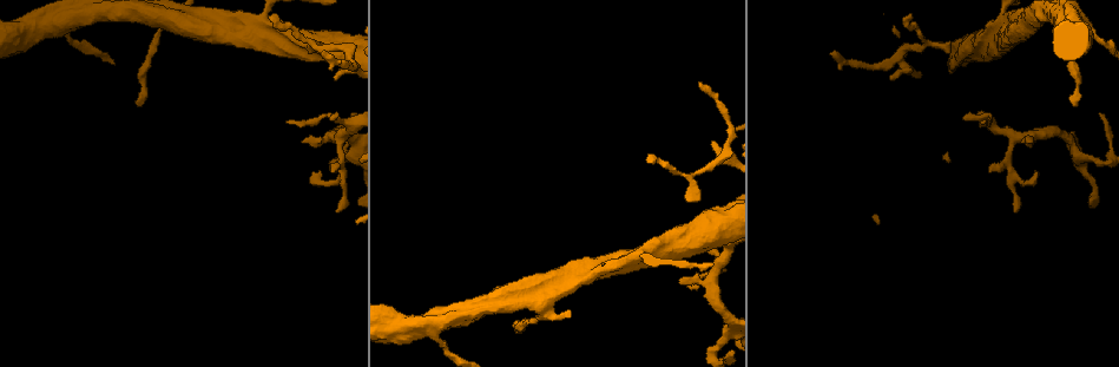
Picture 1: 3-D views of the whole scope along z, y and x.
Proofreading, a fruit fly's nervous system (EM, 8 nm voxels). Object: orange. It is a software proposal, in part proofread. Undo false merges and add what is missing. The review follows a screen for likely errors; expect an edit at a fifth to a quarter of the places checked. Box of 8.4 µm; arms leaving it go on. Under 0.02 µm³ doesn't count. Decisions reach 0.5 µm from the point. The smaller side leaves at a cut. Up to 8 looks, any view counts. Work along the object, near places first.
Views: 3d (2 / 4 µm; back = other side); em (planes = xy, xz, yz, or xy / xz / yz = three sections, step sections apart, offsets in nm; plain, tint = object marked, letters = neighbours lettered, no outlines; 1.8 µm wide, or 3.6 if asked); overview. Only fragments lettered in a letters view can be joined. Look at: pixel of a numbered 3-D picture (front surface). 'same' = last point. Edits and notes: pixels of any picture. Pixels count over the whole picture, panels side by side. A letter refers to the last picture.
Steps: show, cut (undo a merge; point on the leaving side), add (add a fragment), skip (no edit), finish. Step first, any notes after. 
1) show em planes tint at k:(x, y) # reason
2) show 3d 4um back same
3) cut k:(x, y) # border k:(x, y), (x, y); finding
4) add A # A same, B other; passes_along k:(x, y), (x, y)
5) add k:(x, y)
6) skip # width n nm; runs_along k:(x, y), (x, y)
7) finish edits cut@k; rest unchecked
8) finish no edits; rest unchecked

show 3d 4um at 1:(715, 350) # thin neck

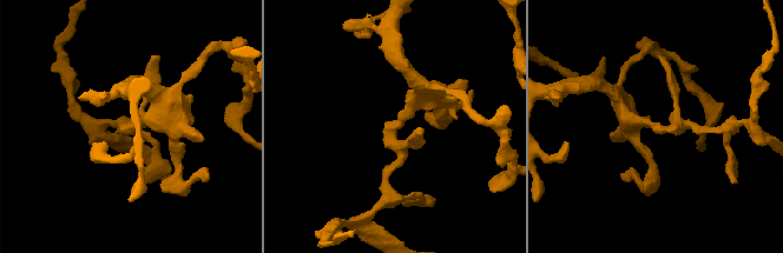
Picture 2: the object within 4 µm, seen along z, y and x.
show em xz step 16 letters at 2:(131, 124)

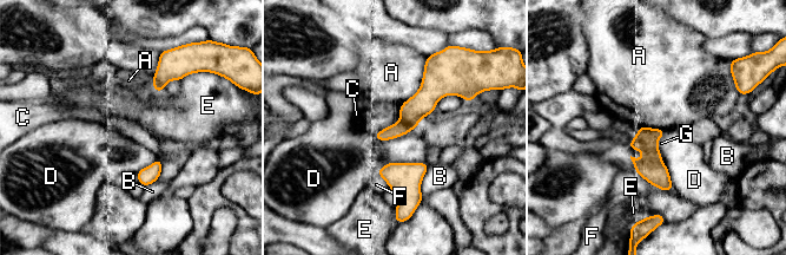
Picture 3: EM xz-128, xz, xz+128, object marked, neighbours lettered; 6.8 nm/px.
cut 3:(401, 128) # width 140 nm; longest_contact A 400 nm; A other, B other, C other, D other, E other, F other, G other; a second neuron is stuck on

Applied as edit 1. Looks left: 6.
show overview

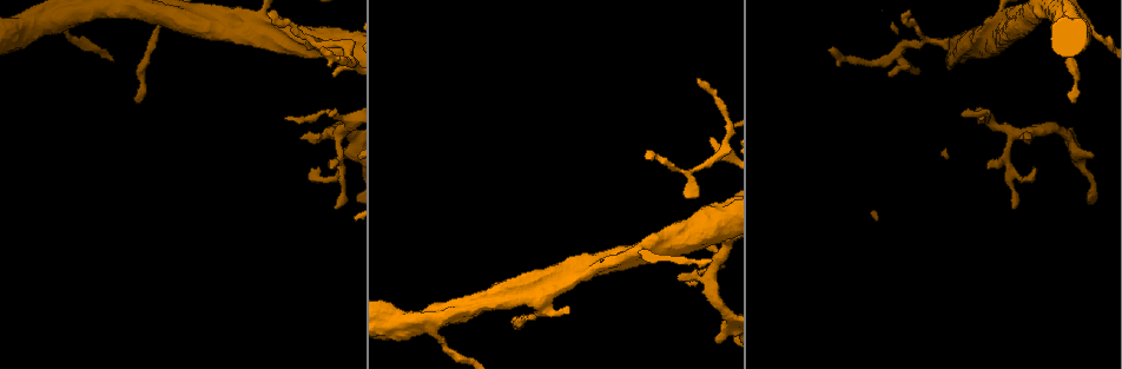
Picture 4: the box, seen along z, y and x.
show 3d 4um at 4:(1009, 170) # abrupt turn

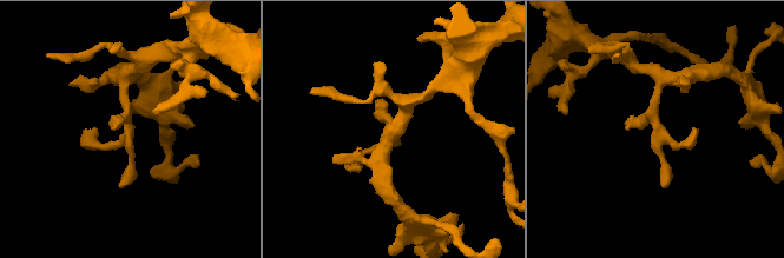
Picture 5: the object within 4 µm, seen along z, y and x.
show em yz step 4 tint at 5:(656, 130) # shape alone is not enough

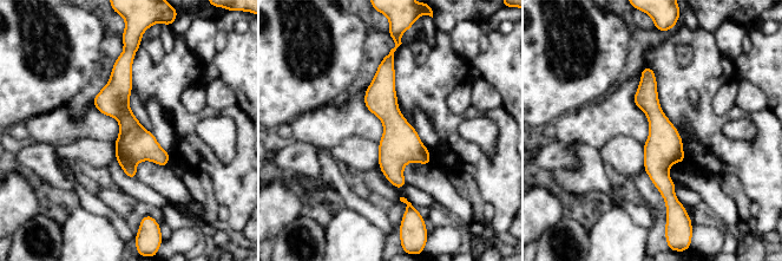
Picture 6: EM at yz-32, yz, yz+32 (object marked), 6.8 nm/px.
show em planes letters same # cut it another way

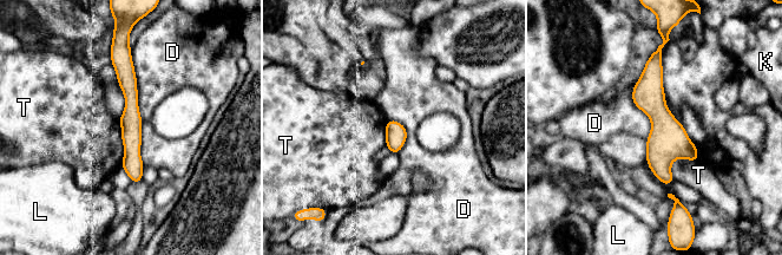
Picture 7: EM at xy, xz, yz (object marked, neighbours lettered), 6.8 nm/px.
skip # longest_contact D 800 nm; D other, K other, L other, T other; border 7:(130, 48), (145, 165); all the same neuron

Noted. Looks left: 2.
finish edits cut@3; rest unchecked

